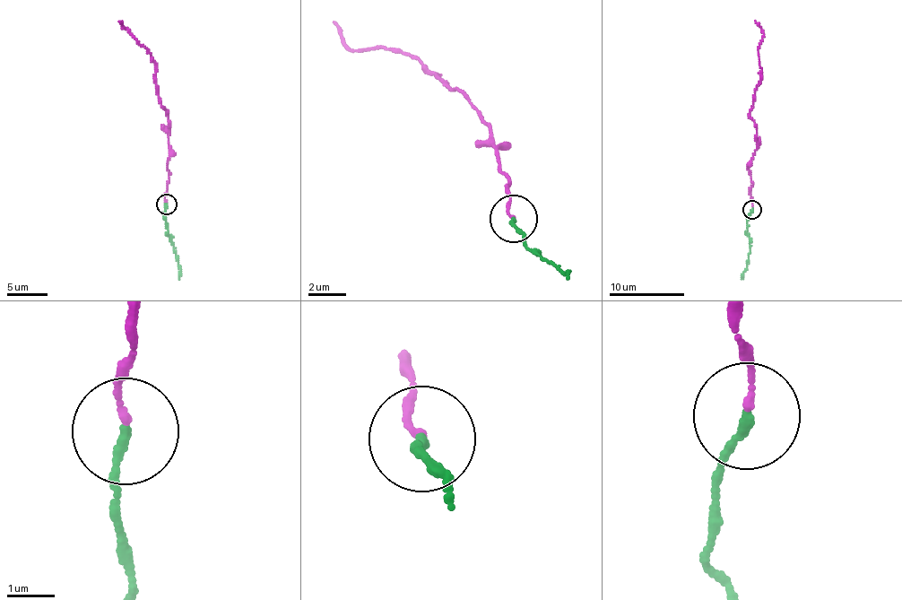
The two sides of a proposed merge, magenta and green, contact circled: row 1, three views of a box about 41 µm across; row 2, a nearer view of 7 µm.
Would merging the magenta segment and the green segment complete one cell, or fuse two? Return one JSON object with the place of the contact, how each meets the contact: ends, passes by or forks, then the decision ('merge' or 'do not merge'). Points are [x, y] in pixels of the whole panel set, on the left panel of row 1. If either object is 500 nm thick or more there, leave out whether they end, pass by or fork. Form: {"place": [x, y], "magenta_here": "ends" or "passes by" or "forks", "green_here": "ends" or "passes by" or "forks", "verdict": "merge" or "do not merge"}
{"place": [166, 204], "magenta_here": "ends", "green_here": "ends", "verdict": "merge"}

